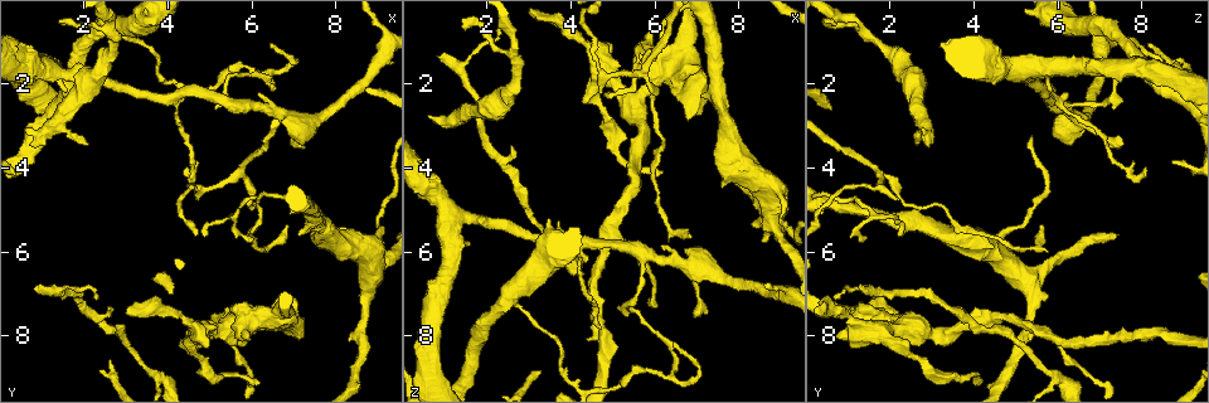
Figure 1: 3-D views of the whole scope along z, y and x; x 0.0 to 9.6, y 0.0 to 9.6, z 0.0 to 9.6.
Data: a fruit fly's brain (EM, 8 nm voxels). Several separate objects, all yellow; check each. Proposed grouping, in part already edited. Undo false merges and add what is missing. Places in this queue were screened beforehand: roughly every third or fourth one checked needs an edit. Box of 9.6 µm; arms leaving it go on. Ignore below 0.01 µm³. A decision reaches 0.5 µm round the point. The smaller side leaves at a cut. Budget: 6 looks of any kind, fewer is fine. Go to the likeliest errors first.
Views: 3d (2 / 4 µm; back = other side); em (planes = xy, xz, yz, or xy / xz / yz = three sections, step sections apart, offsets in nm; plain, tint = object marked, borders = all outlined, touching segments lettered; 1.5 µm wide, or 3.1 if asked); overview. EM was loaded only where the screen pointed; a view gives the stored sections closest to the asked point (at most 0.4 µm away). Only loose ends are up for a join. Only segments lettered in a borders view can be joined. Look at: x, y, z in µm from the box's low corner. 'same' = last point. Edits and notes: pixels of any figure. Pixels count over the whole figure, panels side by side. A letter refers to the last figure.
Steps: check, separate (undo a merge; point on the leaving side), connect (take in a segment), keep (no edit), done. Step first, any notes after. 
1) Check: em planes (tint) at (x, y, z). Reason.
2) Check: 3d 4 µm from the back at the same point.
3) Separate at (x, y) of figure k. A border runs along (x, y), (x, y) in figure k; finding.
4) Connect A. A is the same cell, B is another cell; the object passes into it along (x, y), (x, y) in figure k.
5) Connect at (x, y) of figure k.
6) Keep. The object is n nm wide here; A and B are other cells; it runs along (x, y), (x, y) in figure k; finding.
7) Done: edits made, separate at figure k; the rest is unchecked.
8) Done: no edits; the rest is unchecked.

Check: 3d 4 µm from the back at (4.65, 4.80, 2.15). An open end.

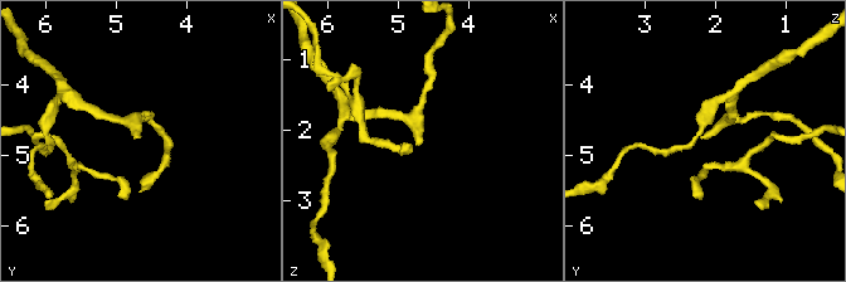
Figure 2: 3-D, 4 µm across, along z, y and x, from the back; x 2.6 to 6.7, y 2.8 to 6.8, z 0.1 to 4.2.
Check: em planes (borders) at (4.70, 4.75, 2.15).

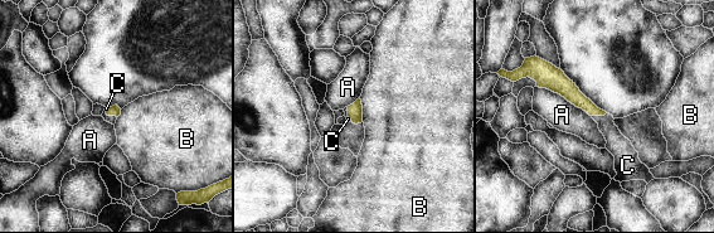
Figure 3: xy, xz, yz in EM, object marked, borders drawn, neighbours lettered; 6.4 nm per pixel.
Connect C. C is the same cell, A and B are other cells; the object passes into it along (115, 110), (110, 115), (110, 119) in figure 3; the cell continues.

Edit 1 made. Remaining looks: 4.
Check: overview. Redraw.

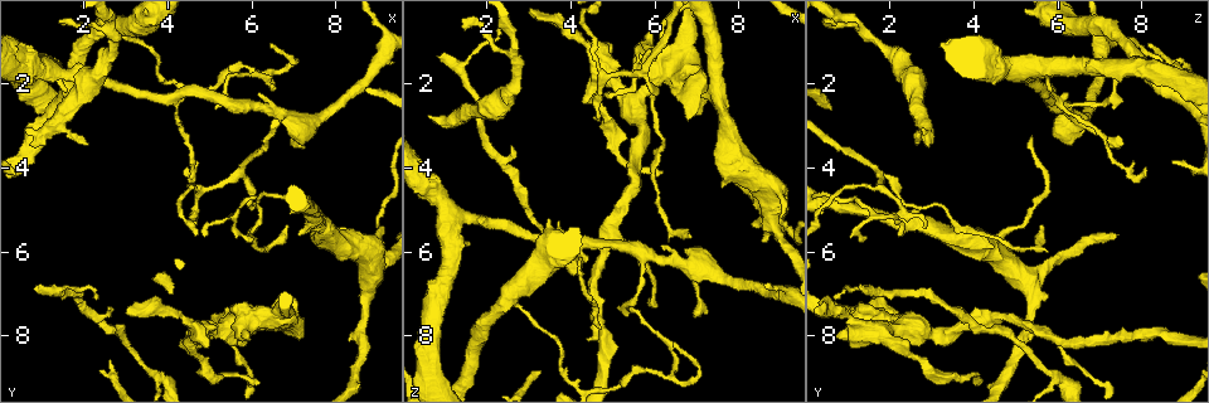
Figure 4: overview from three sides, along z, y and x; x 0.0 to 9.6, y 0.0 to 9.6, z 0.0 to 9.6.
Check: em xz step 8 (borders) at (0.65, 3.10, 2.80). Free end.

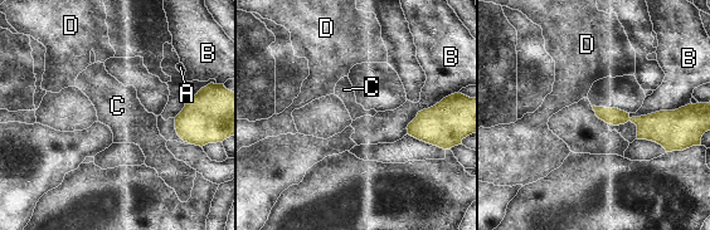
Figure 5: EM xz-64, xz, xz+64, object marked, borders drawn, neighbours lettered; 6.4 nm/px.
Keep. A, B, C and D are other cells; none of them fits.

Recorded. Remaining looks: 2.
Check: 3d 2 µm at (0.85, 6.90, 1.35). Tapers out.

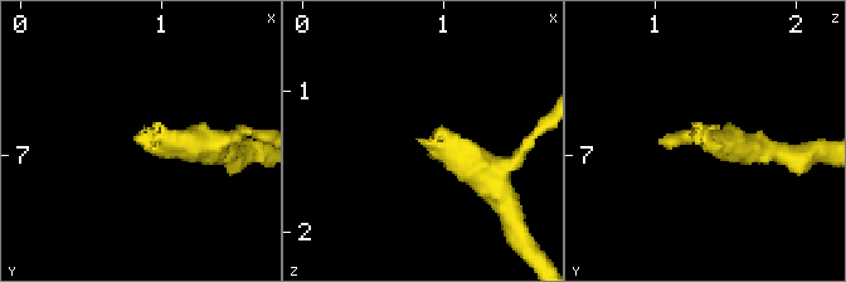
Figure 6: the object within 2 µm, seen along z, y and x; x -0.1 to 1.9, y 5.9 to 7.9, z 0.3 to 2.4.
Check: em planes (borders) at (0.84, 6.84, 1.38).

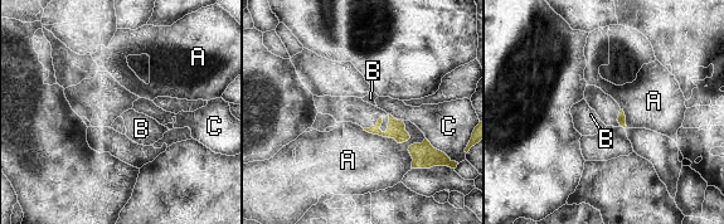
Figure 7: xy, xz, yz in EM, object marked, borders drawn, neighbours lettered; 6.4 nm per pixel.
Keep. A, B and C are other cells; a border runs along (363, 128), (398, 142), (411, 137) in figure 7; no lettered segment goes on from it.

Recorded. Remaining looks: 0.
Done: edits made, connect at figure 3; the rest is unchecked.

